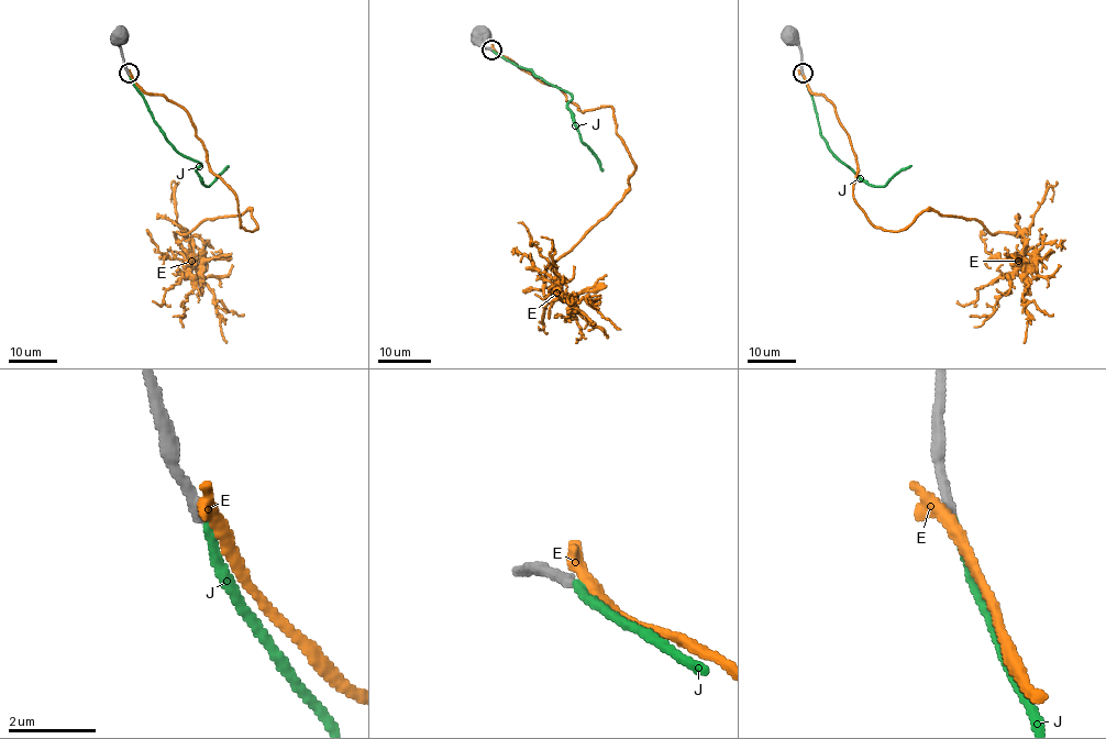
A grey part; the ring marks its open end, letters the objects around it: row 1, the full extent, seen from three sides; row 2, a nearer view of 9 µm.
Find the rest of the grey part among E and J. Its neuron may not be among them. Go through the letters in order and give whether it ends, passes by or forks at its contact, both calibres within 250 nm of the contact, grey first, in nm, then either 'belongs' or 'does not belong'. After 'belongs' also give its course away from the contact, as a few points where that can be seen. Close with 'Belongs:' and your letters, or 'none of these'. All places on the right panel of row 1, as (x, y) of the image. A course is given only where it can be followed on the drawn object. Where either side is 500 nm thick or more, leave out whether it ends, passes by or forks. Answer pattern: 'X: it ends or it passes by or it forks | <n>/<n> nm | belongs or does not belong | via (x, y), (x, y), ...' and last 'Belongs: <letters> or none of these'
E: it ends | 280/400 nm | does not belong
J: it ends | 260/200 nm | belongs | via (802, 74), (813, 99), (821, 136), (840, 161), (876, 186), (883, 186), (910, 166)
Belongs: J

